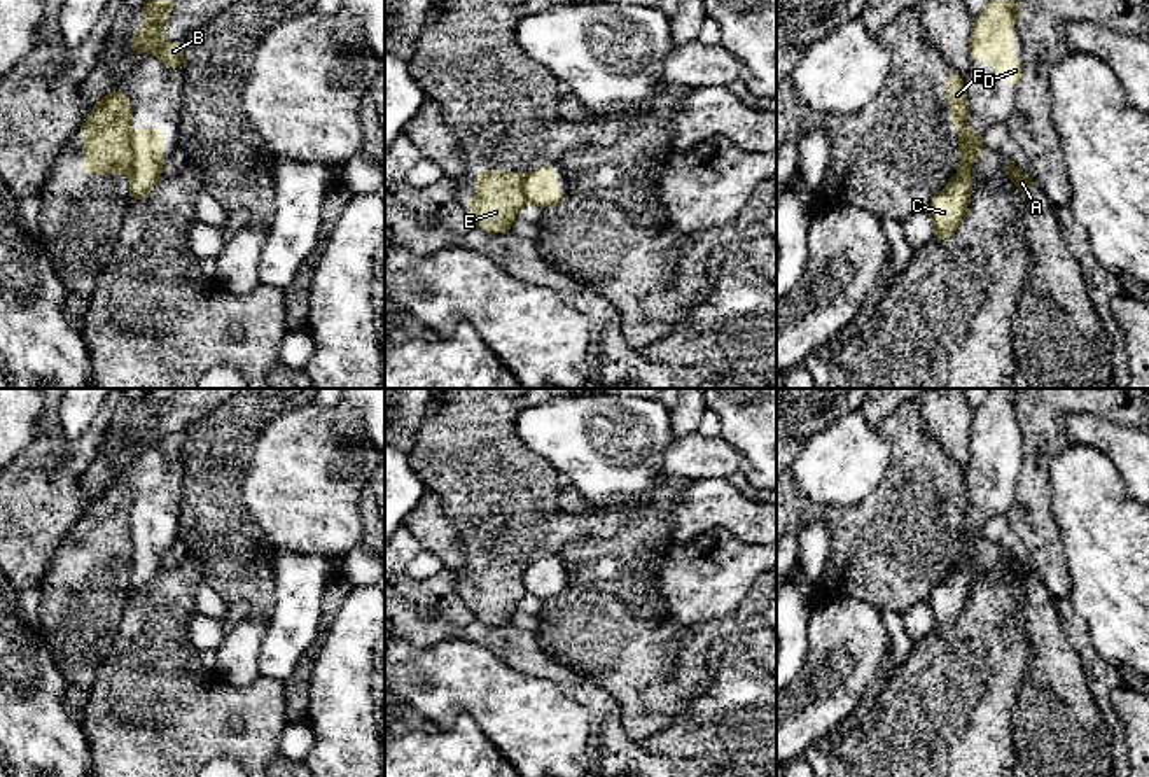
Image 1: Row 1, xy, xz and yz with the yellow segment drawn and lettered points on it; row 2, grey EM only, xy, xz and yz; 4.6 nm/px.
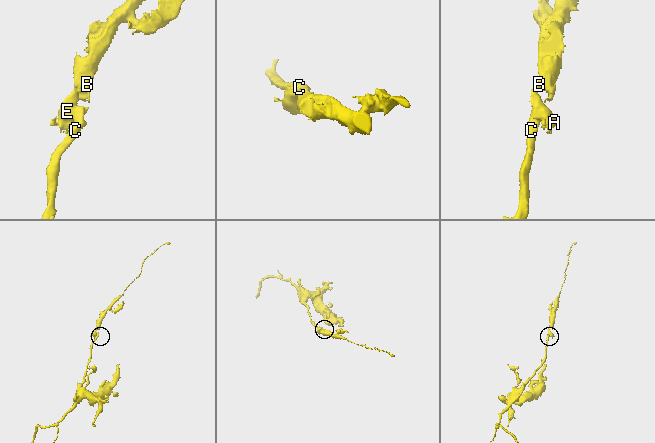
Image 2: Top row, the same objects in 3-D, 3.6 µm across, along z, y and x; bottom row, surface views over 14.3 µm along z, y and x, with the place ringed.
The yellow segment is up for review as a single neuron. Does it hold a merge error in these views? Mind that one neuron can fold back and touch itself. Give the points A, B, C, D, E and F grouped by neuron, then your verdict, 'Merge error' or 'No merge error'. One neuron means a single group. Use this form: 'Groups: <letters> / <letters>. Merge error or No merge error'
Groups: A E F / B C D. Merge error

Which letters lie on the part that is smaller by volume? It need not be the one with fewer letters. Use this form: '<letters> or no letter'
A, E, F

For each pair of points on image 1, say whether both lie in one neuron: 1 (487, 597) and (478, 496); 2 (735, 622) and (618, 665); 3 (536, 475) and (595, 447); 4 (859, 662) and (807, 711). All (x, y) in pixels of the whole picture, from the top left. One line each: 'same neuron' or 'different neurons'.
1: same neuron
2: different neurons
3: different neurons
4: same neuron

